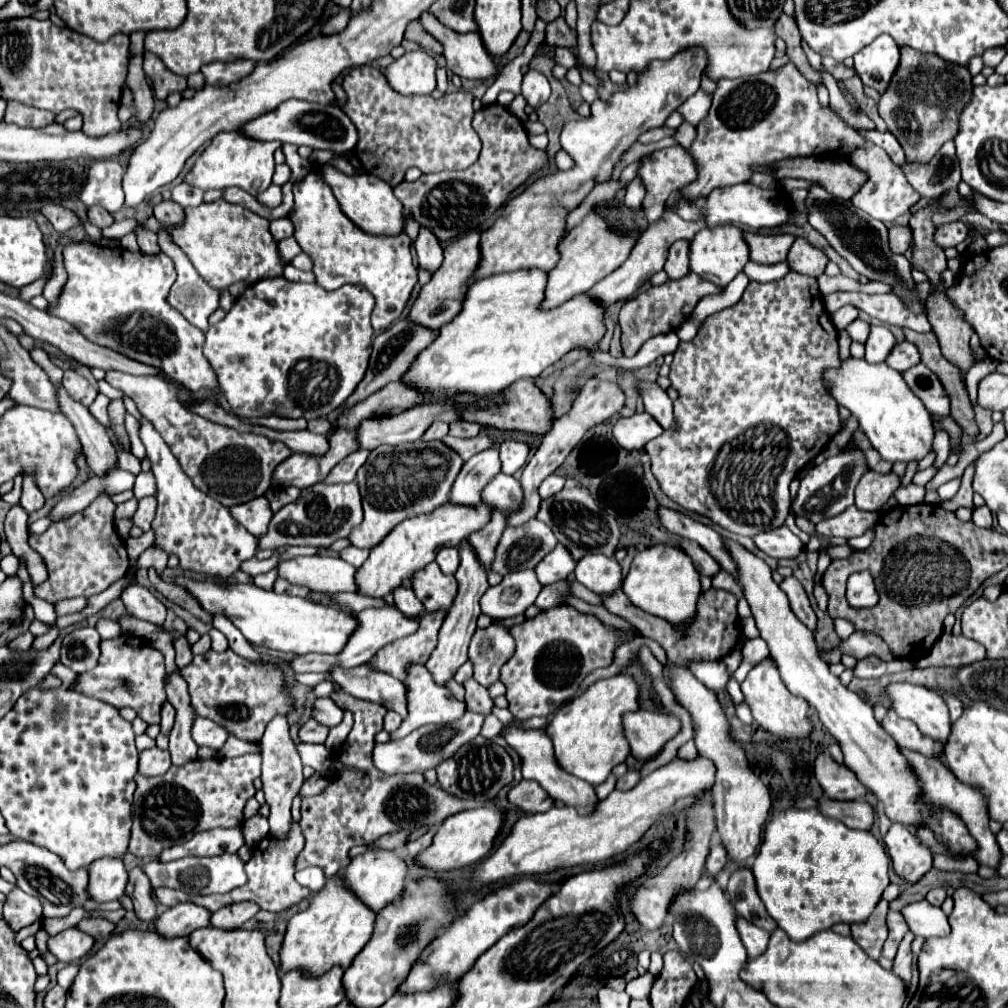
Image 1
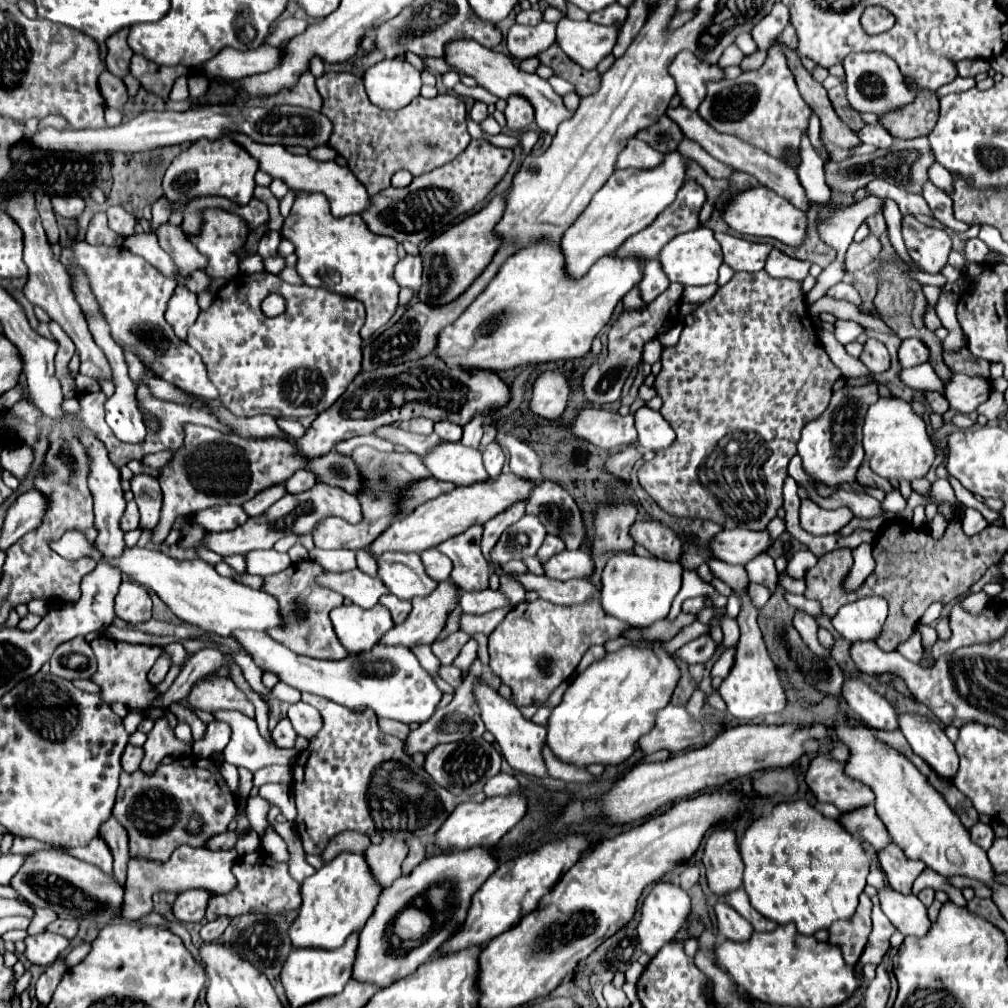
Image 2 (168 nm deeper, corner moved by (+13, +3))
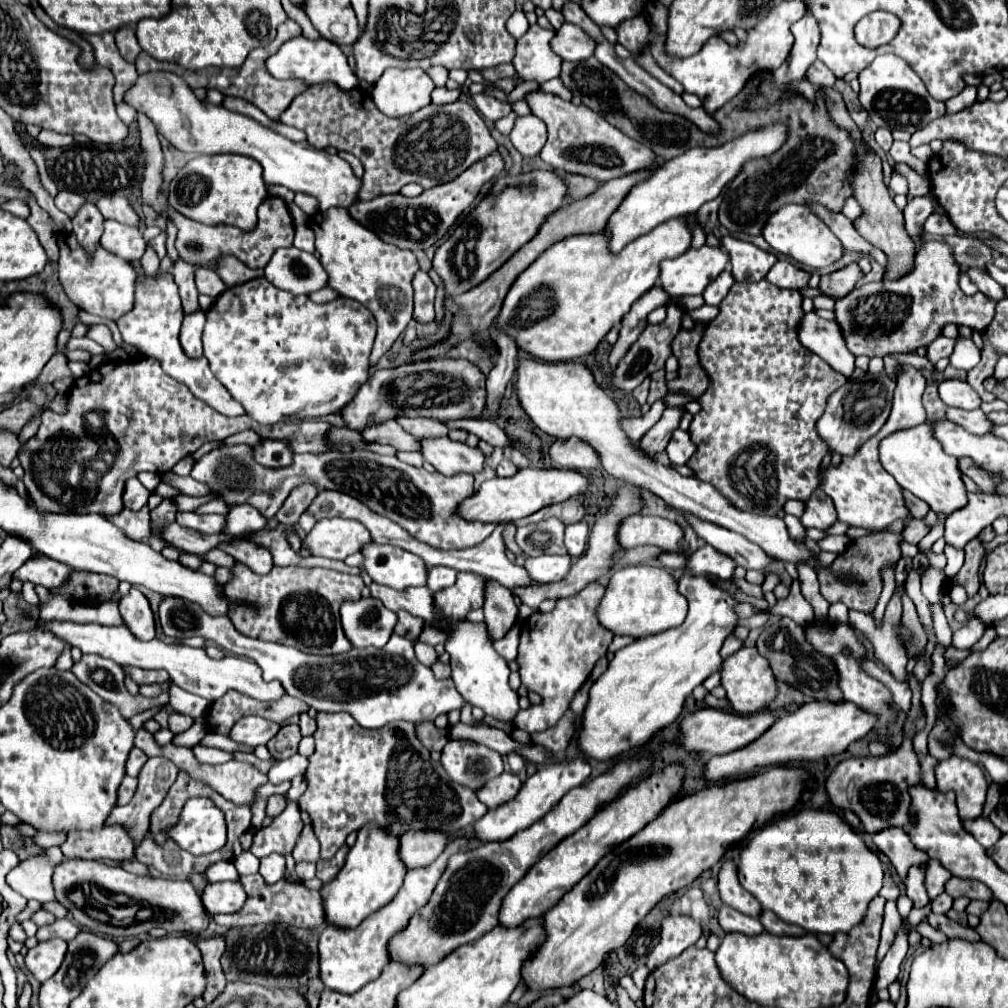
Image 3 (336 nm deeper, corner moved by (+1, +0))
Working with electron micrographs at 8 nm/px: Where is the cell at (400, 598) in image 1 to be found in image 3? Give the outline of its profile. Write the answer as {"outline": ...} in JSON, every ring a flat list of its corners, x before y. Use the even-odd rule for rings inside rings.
{"outline":[[399,611,397,617,399,617,399,621,395,625,395,633,401,635,401,637,407,637,411,641,415,641,421,635,425,623,419,621,419,617,411,617,409,613,403,613,403,611]]}

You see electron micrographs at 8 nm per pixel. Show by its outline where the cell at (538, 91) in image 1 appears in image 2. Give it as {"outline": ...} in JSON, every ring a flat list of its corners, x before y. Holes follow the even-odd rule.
{"outline":[[509,98,505,108,505,118,507,118,509,130,521,132,533,122,533,108,525,98]]}

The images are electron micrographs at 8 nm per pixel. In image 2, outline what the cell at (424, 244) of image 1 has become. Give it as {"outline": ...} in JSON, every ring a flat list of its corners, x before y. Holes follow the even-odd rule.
{"outline":[[405,256,403,260,397,262,395,268,395,280,401,288,411,288,415,294,421,288,421,256]]}

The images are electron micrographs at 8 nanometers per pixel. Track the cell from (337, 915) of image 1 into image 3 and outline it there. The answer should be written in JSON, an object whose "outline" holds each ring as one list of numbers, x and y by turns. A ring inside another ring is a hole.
{"outline":[[365,825,359,829,357,843,349,849,343,869,333,881,323,883,321,887,325,921,329,925,341,929,355,929,365,917,379,911,395,897,407,873,407,869,403,869,405,865,397,855,397,845,399,839,387,835,385,829,377,829,375,825]]}

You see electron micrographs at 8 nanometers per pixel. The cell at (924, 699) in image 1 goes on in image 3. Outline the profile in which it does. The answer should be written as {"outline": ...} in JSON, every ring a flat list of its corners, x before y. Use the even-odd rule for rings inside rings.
{"outline":[[951,755,935,765,935,777,939,791,953,791,961,819,975,819,983,811,987,779,985,771,963,757]]}

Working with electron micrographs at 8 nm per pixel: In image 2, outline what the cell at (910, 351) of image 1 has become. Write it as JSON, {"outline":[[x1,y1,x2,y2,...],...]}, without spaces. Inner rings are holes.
{"outline":[[909,338,903,340,901,348,899,348,899,362,903,368,911,368,917,364,923,364,929,360,929,348,917,340,917,338]]}

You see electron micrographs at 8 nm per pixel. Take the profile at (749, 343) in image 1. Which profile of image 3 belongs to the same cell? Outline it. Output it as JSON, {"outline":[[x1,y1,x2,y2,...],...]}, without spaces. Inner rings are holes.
{"outline":[[767,279,759,281,759,283,735,283,729,291,729,295,721,301,719,305,719,315,709,321,705,325,703,331,703,339,699,343,699,359,703,369,709,375,709,387,707,391,697,399,701,405,701,411,697,415,693,415,693,421,689,425,689,435,697,445,697,451,691,455,691,459,687,461,687,467,693,471,695,477,715,485,715,489,719,489,719,493,723,493,723,497,727,497,731,501,731,505,739,507,739,509,747,509,747,513,767,513,767,515,777,515,783,505,789,499,799,499,799,501,807,501,807,497,819,487,817,475,819,475,819,461,827,455,827,445,817,437,815,431,815,423,817,419,823,415,823,409,827,407,827,397,831,397,831,393,835,393,835,389,839,389,841,385,845,385,849,379,841,373,837,373,835,369,831,369,819,355,815,355,813,351,805,349,799,341,799,325,801,319,805,315,803,307,803,295,801,291,795,289,781,289,771,285]]}

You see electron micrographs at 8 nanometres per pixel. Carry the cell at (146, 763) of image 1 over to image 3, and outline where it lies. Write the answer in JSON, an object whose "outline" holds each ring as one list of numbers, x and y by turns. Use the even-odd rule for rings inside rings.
{"outline":[[133,747,131,753,129,753,129,759,127,759,127,769,125,769,127,775,137,777,139,775,139,769,145,765,145,761,147,761,147,755,141,749]]}

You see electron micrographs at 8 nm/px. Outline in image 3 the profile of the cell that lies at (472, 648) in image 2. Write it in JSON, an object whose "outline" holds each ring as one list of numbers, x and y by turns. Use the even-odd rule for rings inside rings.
{"outline":[[515,623,504,638,493,643,494,649,508,662,517,657,520,632,521,629]]}

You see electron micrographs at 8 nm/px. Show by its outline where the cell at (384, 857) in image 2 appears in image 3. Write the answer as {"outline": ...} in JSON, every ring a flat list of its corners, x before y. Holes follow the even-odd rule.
{"outline":[[407,831,399,839,399,859,407,869,431,865,445,845,447,835,441,831]]}

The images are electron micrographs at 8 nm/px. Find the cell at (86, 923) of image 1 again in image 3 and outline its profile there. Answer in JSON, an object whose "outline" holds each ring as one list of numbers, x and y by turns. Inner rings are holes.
{"outline":[[61,919,61,921,55,921,53,925,41,927,37,931,37,939,47,941,47,939,53,939,53,937,61,937,65,941,71,941,77,933,79,933,79,925,75,925,71,919]]}

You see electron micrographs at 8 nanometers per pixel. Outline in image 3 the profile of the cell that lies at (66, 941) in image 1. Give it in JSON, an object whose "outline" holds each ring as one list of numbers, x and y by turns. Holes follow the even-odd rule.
{"outline":[[49,939,29,949,29,953,25,955,25,963,29,971,35,975,35,979,43,983,57,973,59,965,63,963,65,953,67,953,67,941]]}

